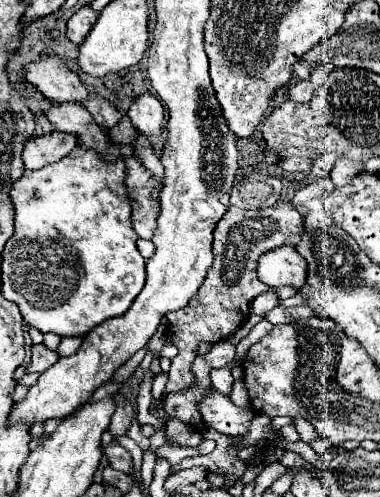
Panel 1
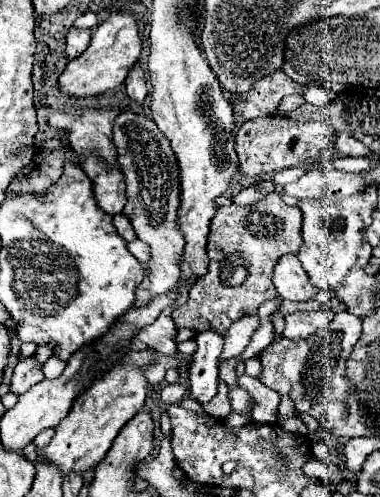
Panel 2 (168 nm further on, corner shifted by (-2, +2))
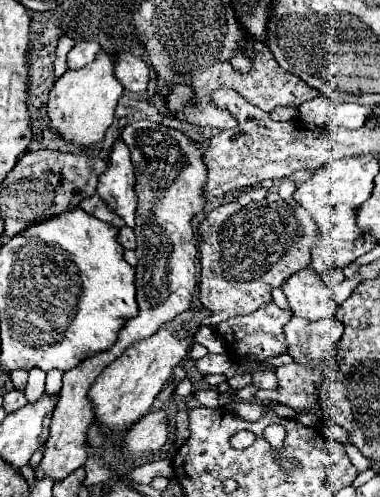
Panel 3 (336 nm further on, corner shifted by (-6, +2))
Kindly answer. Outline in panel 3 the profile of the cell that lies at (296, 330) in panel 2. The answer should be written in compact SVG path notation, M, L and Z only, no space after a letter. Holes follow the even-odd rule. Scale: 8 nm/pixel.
M292 316L284 328L288 340L288 354L302 366L314 366L328 360L336 352L336 344L342 336L342 322L330 320L302 320Z

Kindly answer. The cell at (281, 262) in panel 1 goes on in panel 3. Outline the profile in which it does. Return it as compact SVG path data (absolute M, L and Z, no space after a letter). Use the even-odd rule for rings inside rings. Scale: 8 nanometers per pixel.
M306 268L302 272L296 272L294 276L290 276L290 280L286 280L282 288L294 316L306 320L334 318L338 304L332 298L330 286L326 286L318 278L318 274L314 274L314 270Z

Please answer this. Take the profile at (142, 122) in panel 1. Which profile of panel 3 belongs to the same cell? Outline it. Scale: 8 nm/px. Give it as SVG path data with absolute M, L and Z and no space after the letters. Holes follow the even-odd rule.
M130 52L114 54L114 76L118 82L132 92L144 92L148 86L148 66L142 58L132 56Z

